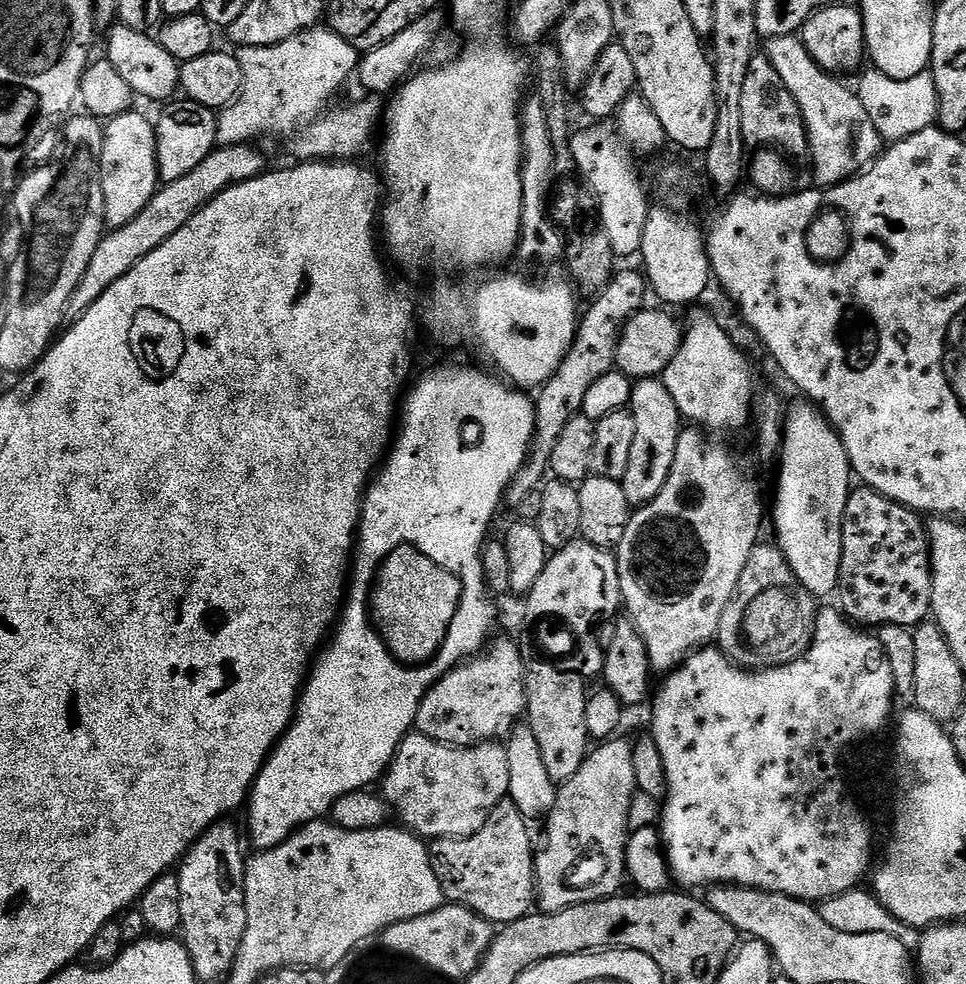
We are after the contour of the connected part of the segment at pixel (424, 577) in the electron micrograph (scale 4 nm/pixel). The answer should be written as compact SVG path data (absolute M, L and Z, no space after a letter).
M403 544L394 554L384 559L370 597L373 621L390 650L388 660L404 672L424 672L440 660L444 644L450 643L454 614L462 598L462 582L438 562L430 562L409 544Z

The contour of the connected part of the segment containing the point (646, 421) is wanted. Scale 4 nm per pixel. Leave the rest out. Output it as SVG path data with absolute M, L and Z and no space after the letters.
M663 379L637 380L632 385L630 411L634 418L634 447L630 450L630 463L626 466L626 474L622 481L626 490L626 498L633 506L650 503L658 498L658 490L666 486L666 478L670 478L670 466L674 466L674 450L678 446L678 438L682 431L682 417L674 406L674 398L670 398L670 390L666 390Z

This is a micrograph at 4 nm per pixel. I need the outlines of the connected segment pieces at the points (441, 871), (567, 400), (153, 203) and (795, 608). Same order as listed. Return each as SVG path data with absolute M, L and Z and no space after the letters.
M505 798L498 807L492 809L490 818L472 836L463 840L433 840L430 844L434 874L444 891L445 901L459 904L477 912L483 920L493 926L507 926L529 915L536 904L536 857L532 848L532 836L528 833L529 821L525 820L518 806Z
M617 271L600 292L595 294L589 308L585 307L578 322L576 340L572 343L566 358L560 363L560 369L551 376L540 389L540 397L535 397L536 433L532 439L532 451L528 453L528 461L512 480L506 497L507 503L519 506L531 492L537 491L545 483L549 475L550 454L554 454L554 445L562 435L562 430L570 422L570 418L579 416L590 386L602 375L613 371L616 367L616 347L620 341L620 331L626 326L634 314L645 307L644 299L649 299L650 289L643 271Z
M252 142L217 147L216 151L202 158L201 164L190 170L190 174L157 187L150 202L146 202L146 210L142 210L142 214L138 214L134 222L126 222L126 226L105 234L100 240L98 250L94 250L94 258L90 258L90 266L86 266L86 274L82 274L78 290L74 290L71 315L79 318L88 312L90 306L94 306L94 302L98 302L98 298L102 298L102 294L106 294L106 290L114 286L114 282L130 274L130 270L134 270L134 266L138 266L142 258L158 250L158 246L162 246L166 238L174 238L174 234L178 234L178 230L182 230L182 226L186 226L186 222L190 222L190 218L194 218L194 214L202 211L211 200L218 198L218 194L235 184L261 175L269 164L263 150L256 147L260 146Z
M757 543L746 558L746 570L720 619L716 640L727 660L745 670L781 668L803 656L812 645L818 611L817 597L801 588L775 543Z

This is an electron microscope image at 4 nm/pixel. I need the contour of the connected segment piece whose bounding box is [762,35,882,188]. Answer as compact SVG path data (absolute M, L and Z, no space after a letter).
M799 35L770 38L762 48L770 66L778 70L778 78L794 94L794 102L802 110L804 129L808 135L808 156L812 160L812 176L821 188L830 188L856 176L874 163L882 151L882 137L870 122L866 106L862 106L859 95L843 84L843 79L825 72L810 58L810 50Z

